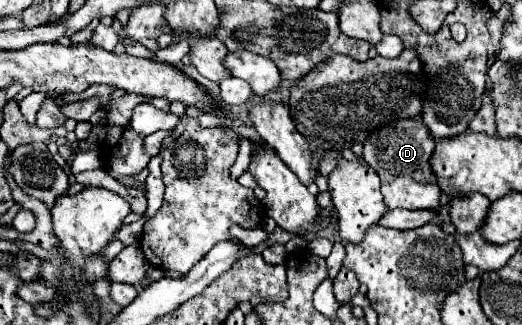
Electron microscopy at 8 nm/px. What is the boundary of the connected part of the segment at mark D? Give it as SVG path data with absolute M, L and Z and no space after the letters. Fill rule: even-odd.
M402 118L390 122L382 128L372 130L364 140L362 158L370 168L374 168L382 180L382 196L390 210L434 210L438 208L440 188L436 184L436 176L430 166L430 158L434 152L434 138L420 118Z

